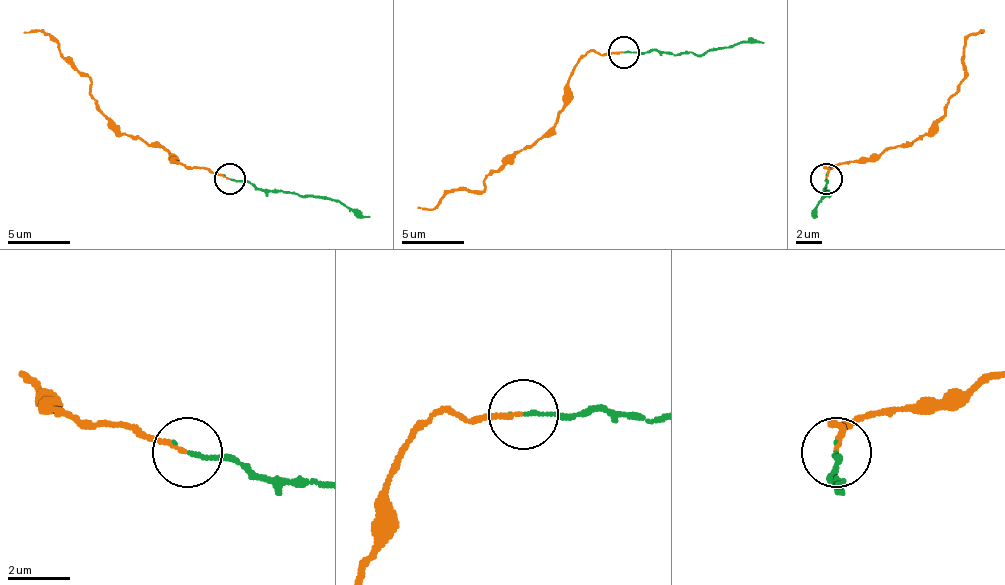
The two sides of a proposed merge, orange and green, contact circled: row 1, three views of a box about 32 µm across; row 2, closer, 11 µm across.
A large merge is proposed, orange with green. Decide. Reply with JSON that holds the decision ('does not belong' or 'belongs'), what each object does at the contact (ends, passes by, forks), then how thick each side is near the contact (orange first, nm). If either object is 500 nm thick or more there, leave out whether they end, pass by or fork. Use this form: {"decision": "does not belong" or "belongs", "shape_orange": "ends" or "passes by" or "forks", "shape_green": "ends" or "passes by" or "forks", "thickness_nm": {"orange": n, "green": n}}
{"decision": "does not belong", "shape_orange": "ends", "shape_green": "ends", "thickness_nm": {"orange": 140, "green": 120}}

